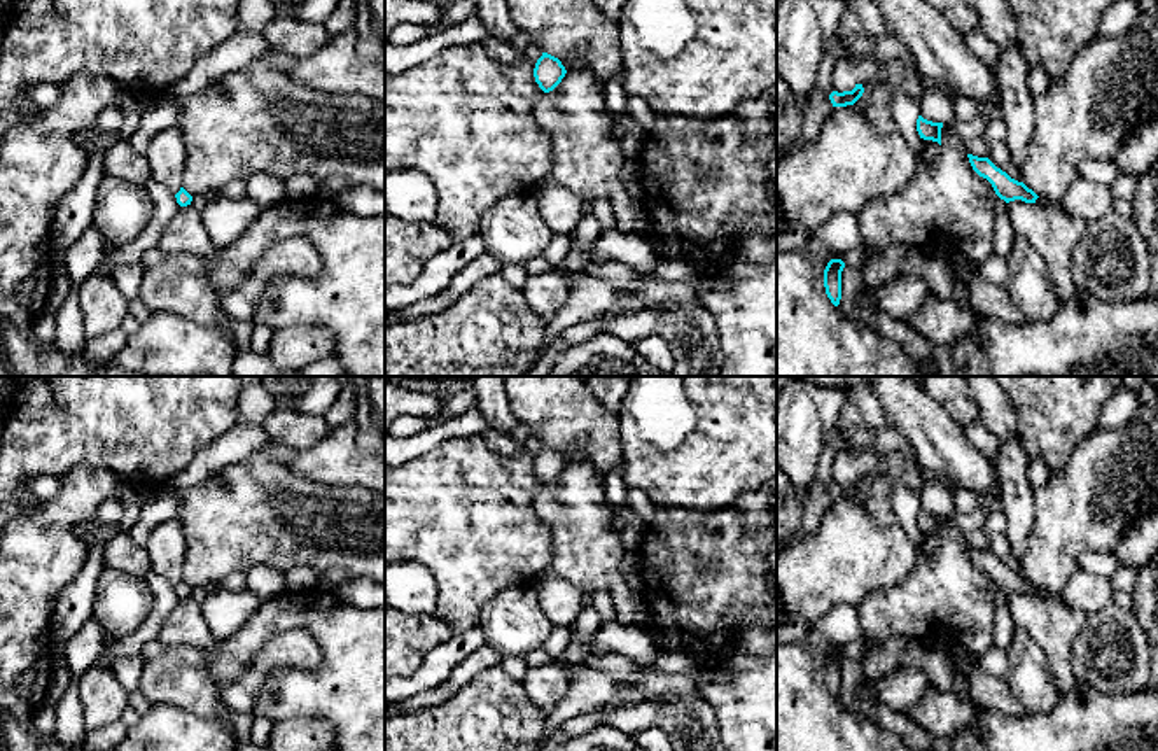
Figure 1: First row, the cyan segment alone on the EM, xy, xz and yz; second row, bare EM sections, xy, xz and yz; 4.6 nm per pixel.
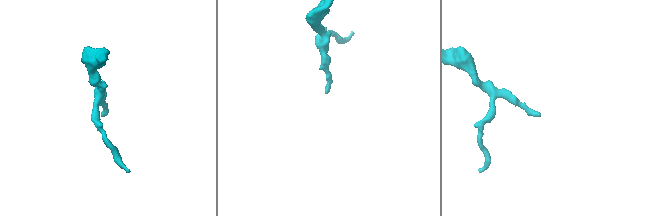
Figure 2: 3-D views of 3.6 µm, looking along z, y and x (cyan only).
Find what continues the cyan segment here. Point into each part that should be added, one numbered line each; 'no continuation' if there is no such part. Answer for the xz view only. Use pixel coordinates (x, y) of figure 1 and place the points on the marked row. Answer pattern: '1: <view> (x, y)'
no continuation

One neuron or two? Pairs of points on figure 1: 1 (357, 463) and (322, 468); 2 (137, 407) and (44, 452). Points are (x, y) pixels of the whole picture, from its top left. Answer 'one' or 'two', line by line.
1: one
2: one

